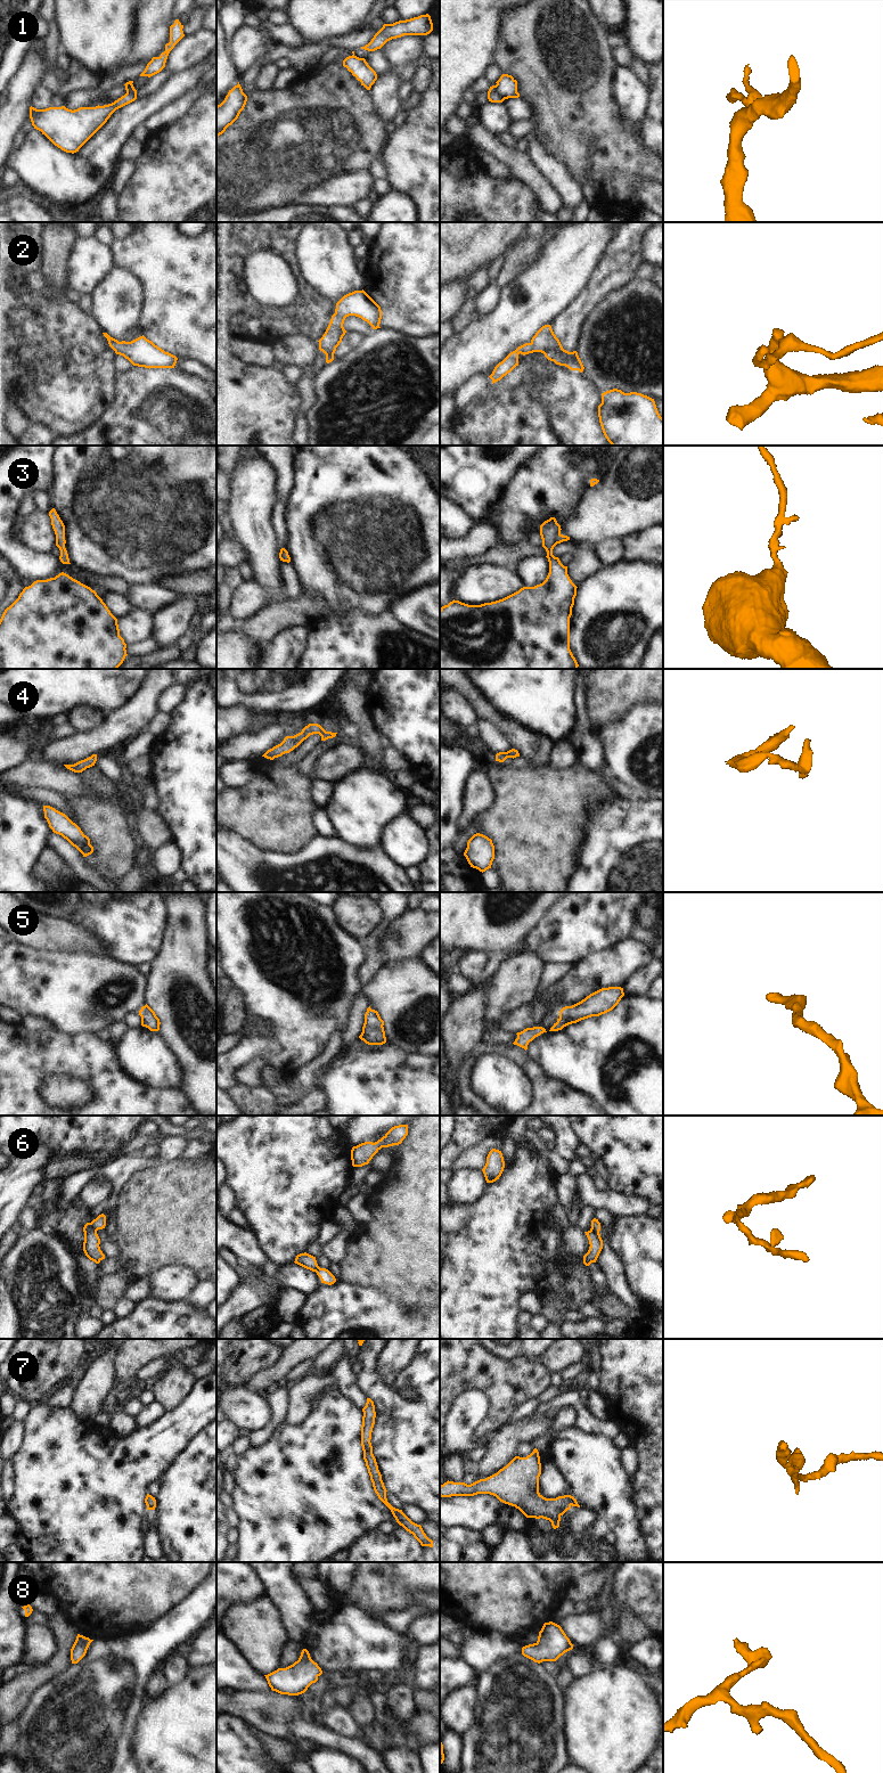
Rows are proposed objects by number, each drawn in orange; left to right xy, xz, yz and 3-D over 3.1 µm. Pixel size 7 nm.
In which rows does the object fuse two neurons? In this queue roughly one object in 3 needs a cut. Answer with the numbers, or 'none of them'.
1, 6

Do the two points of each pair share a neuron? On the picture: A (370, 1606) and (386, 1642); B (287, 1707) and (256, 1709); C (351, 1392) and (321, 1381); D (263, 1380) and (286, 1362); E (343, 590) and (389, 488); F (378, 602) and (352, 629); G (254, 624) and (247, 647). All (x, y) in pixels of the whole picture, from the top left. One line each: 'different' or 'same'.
A: different
B: same
C: different
D: same
E: same
F: different
G: different

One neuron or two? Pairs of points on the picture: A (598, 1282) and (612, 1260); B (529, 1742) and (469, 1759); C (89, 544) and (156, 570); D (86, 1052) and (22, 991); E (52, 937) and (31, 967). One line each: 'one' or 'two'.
A: two
B: one
C: one
D: two
E: two

